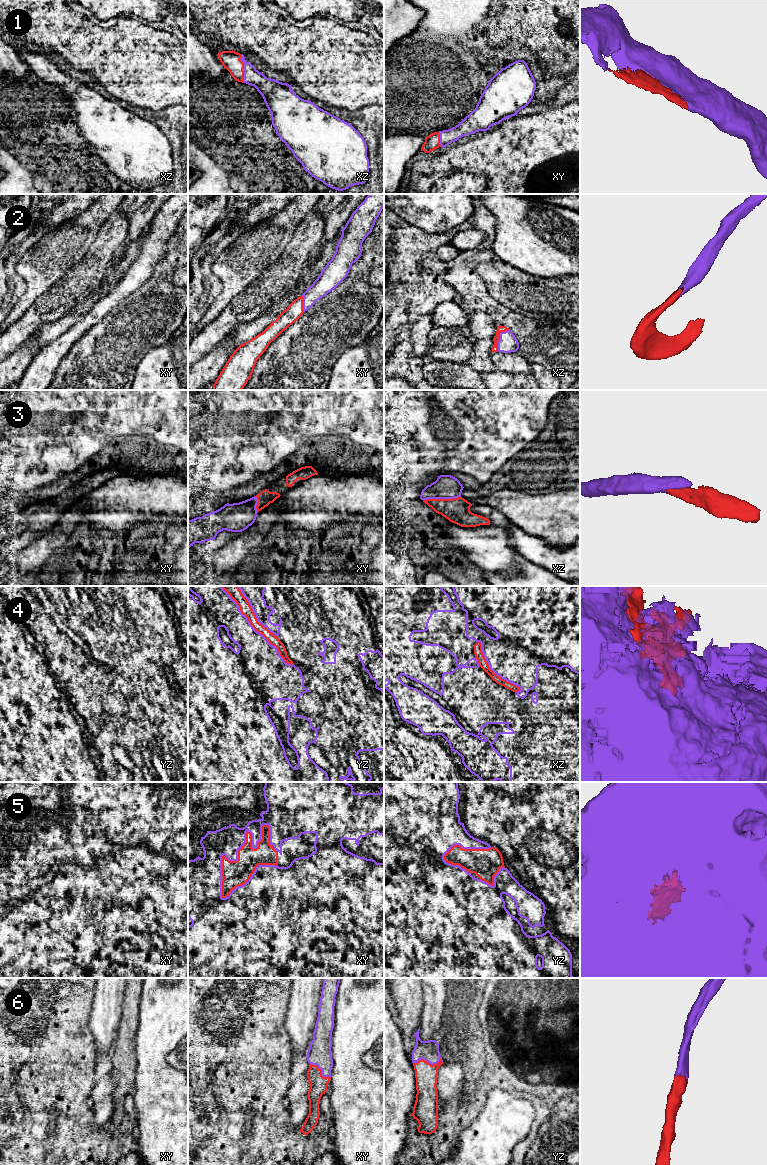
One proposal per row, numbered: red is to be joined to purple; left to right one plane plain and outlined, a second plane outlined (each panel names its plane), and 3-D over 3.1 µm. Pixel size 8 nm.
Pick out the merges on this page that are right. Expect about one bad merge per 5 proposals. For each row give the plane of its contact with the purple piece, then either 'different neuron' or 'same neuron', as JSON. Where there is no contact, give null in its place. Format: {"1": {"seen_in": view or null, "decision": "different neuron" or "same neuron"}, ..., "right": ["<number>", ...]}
{"1": {"seen_in": "xz", "decision": "same neuron"}, "2": {"seen_in": "xz", "decision": "same neuron"}, "3": {"seen_in": "xz", "decision": "same neuron"}, "4": {"seen_in": "yz", "decision": "same neuron"}, "5": {"seen_in": "xy", "decision": "same neuron"}, "6": {"seen_in": "yz", "decision": "same neuron"}, "right": ["1", "2", "3", "4", "5", "6"]}

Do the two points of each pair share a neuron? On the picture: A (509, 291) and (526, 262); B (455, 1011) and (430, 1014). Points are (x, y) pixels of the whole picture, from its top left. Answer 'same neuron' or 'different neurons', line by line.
A: different neurons
B: different neurons

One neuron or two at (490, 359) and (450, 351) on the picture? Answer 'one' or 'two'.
one

